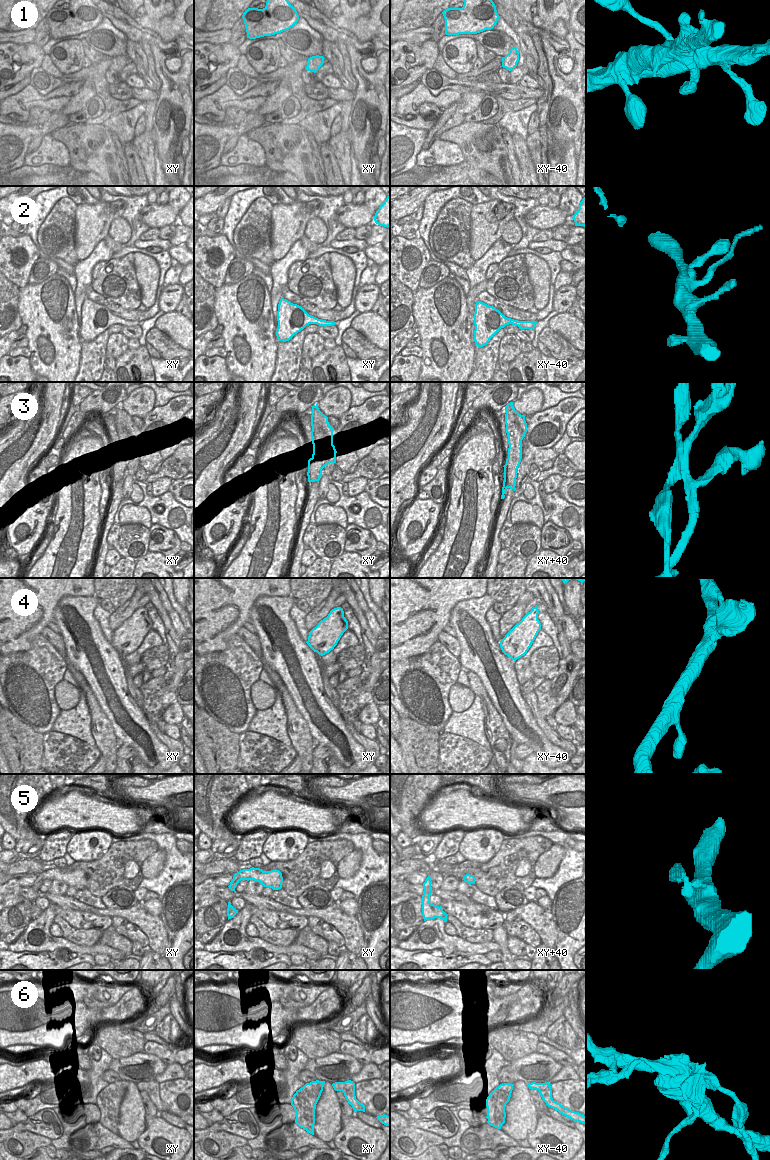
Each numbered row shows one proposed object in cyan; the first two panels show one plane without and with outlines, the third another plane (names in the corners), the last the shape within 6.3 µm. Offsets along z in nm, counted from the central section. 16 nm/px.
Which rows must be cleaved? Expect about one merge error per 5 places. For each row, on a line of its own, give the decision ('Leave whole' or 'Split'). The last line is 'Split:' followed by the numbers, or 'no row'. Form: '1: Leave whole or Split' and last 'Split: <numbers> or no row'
1: Leave whole
2: Leave whole
3: Split
4: Leave whole
5: Leave whole
6: Split
Split: 3, 6

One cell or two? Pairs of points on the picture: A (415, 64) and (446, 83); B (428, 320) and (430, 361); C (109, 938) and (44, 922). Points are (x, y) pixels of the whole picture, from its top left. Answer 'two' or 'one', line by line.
A: two
B: one
C: two

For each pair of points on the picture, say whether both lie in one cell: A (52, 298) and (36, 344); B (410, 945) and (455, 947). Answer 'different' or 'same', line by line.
A: same
B: same

